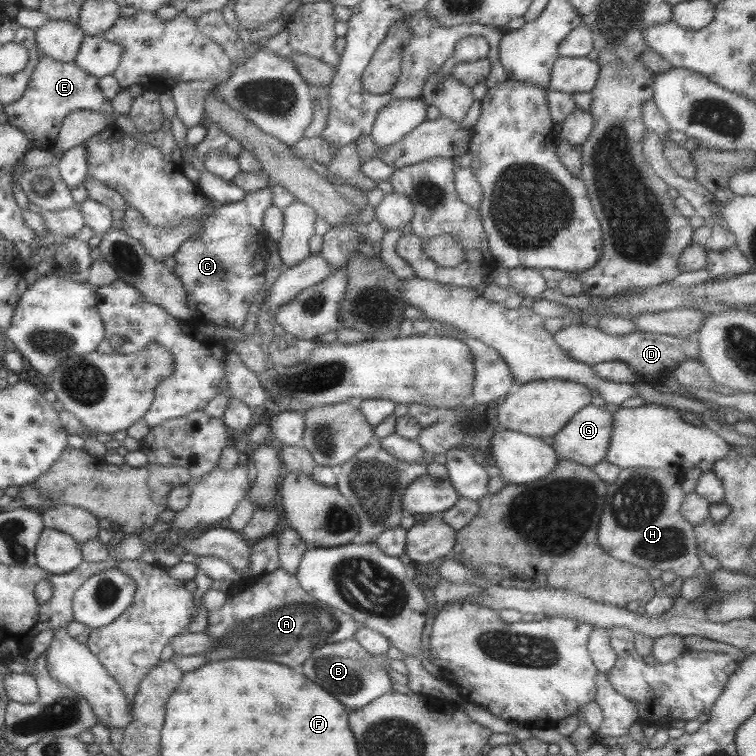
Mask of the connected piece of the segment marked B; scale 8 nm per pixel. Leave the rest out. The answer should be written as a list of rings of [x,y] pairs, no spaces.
[[[351,638],[331,643],[312,650],[307,660],[303,662],[303,674],[321,686],[325,692],[333,694],[347,710],[357,710],[371,700],[379,698],[385,692],[391,692],[391,679],[387,663],[383,658],[372,657]]]

